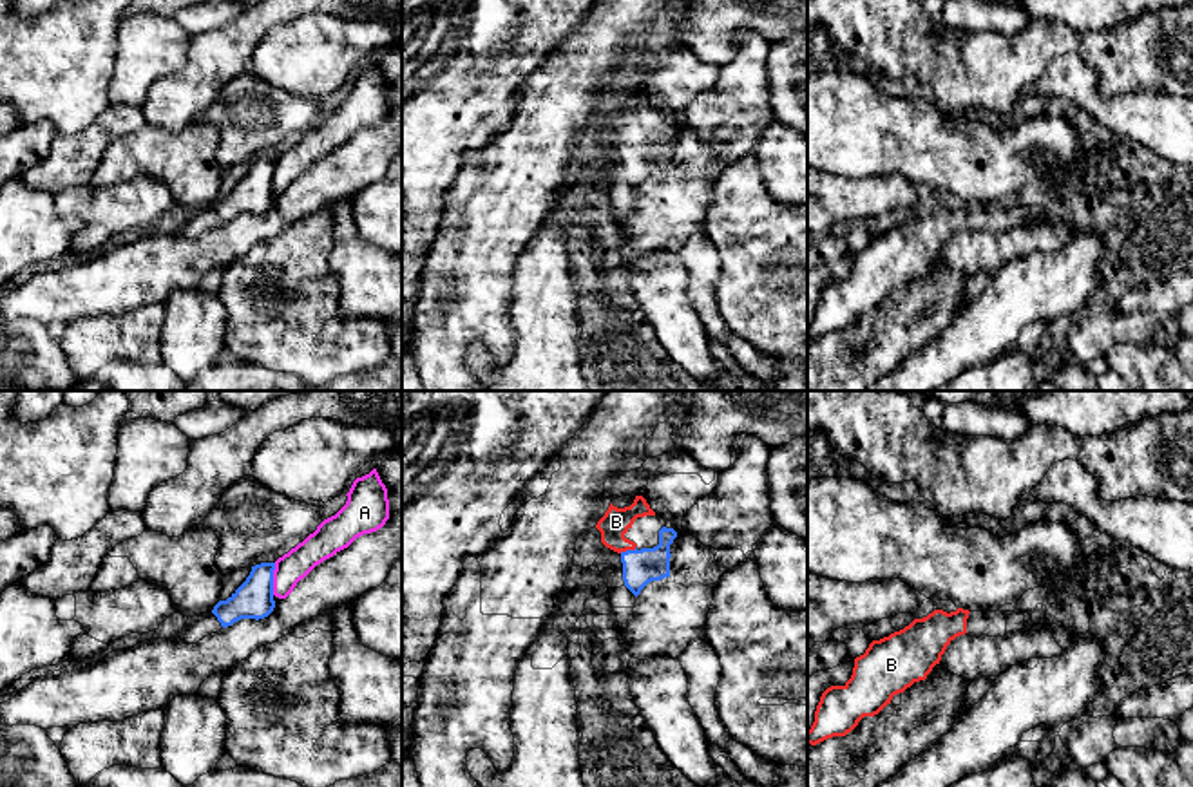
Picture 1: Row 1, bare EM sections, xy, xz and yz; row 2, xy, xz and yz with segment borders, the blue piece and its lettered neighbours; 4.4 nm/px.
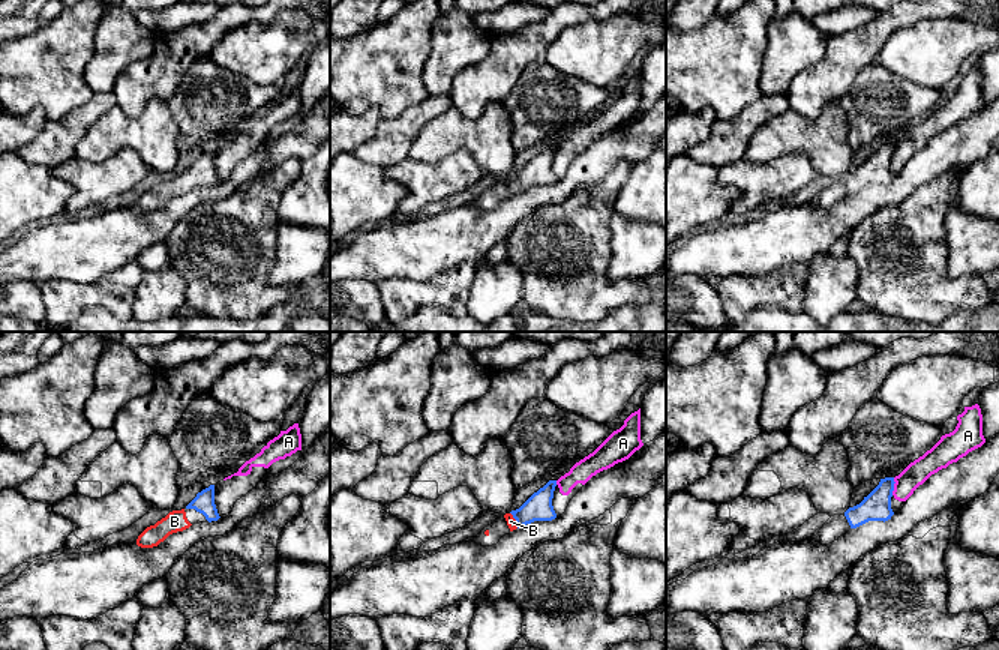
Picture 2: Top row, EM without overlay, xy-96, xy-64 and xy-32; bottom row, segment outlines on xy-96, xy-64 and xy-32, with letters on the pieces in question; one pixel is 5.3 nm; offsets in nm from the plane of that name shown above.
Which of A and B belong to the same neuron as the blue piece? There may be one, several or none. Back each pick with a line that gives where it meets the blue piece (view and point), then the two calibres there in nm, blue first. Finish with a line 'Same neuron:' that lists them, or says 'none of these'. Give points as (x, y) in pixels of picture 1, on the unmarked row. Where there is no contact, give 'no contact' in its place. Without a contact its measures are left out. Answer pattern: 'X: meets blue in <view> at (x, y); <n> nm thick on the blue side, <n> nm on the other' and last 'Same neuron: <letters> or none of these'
B: meets blue in xz at (627, 145); 160 nm thick on the blue side, 130 nm on the other
Same neuron: B

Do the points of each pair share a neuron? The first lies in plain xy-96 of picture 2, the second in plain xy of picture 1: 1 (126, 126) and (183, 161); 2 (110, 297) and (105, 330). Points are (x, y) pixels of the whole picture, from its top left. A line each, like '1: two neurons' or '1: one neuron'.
1: one neuron
2: one neuron

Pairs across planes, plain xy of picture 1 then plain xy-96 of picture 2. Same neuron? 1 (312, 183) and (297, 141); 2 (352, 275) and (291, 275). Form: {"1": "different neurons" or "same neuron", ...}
{"1": "same neuron", "2": "same neuron"}

